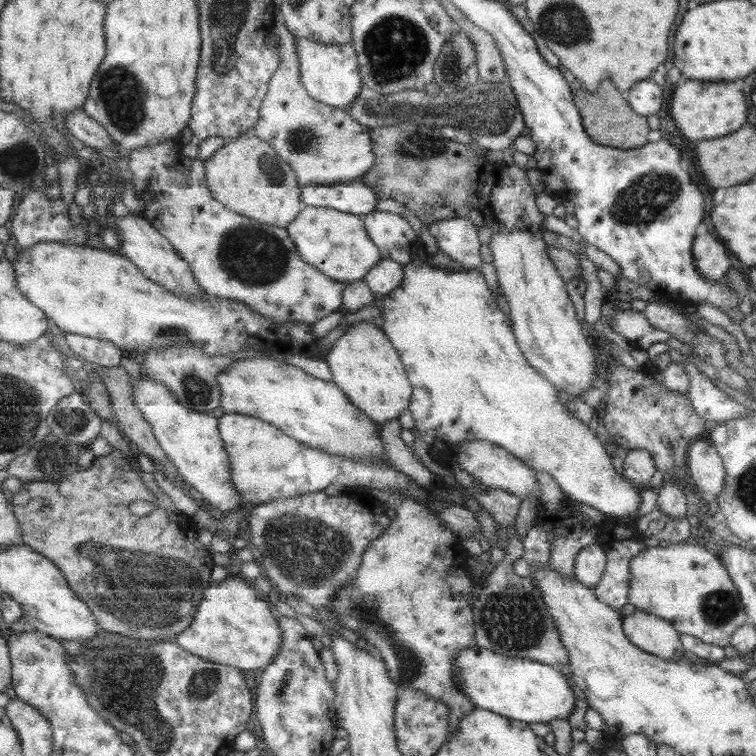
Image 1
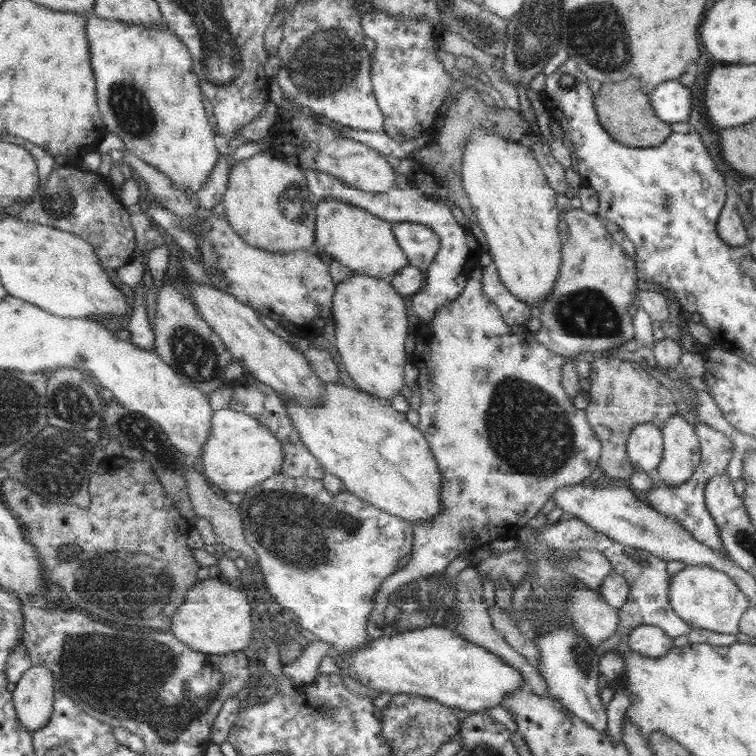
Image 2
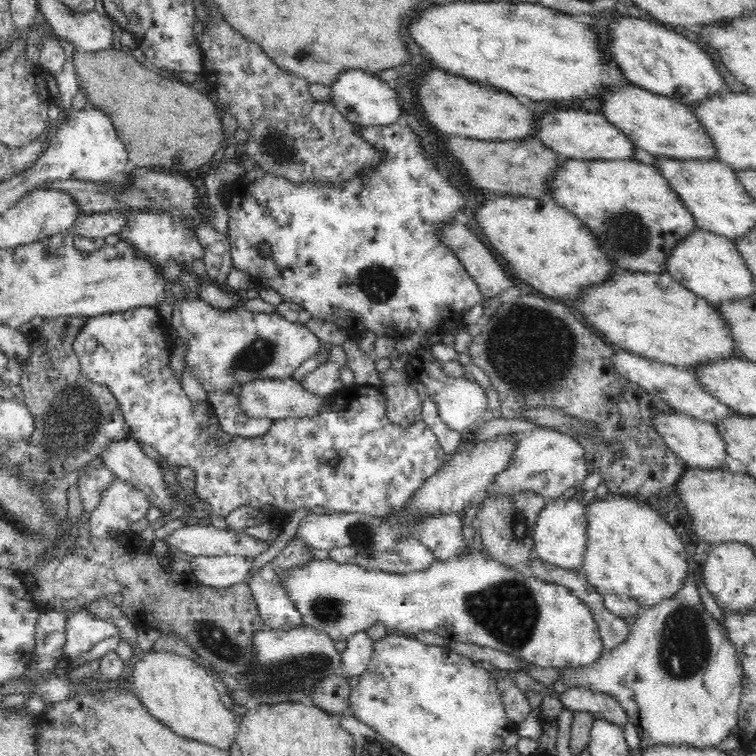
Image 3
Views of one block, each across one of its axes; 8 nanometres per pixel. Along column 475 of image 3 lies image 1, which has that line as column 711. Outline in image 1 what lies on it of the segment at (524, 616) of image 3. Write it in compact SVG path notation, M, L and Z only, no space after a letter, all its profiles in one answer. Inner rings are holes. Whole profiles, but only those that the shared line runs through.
M671 543L666 547L652 544L644 552L633 556L630 560L630 573L632 578L628 604L634 606L636 610L667 620L679 633L692 635L706 644L725 647L730 645L734 631L749 622L746 608L721 559L698 543Z

